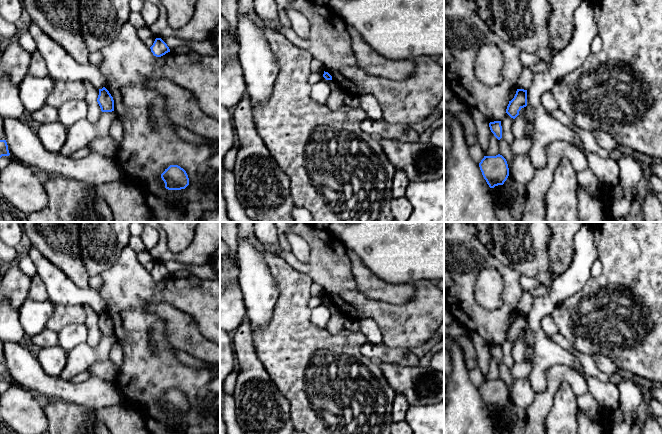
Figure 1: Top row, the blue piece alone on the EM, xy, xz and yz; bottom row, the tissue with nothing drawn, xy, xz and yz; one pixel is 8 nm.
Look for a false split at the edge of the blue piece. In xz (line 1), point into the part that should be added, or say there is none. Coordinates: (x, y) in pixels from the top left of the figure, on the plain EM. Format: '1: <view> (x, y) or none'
1: none

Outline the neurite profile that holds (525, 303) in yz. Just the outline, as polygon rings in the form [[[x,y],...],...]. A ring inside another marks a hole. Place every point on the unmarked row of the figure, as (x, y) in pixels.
[[[524,291],[518,302],[518,313],[528,314],[531,311],[534,298],[529,291]]]

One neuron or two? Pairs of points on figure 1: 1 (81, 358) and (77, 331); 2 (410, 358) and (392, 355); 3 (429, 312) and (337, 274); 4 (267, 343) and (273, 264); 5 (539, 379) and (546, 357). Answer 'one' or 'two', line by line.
1: two
2: one
3: one
4: one
5: one

